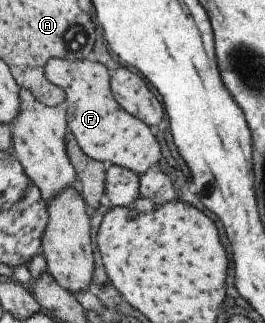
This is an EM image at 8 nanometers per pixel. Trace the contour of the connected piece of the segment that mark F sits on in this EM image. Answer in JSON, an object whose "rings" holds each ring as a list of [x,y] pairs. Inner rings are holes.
{"rings":[[[52,57],[46,61],[43,74],[47,81],[60,87],[65,92],[65,119],[67,130],[73,134],[79,149],[92,160],[100,161],[103,164],[118,165],[131,170],[135,175],[144,174],[148,169],[156,167],[156,162],[160,160],[160,150],[158,150],[158,138],[152,135],[150,128],[135,116],[128,114],[117,102],[109,87],[110,73],[97,61],[84,59],[57,59]]]}

